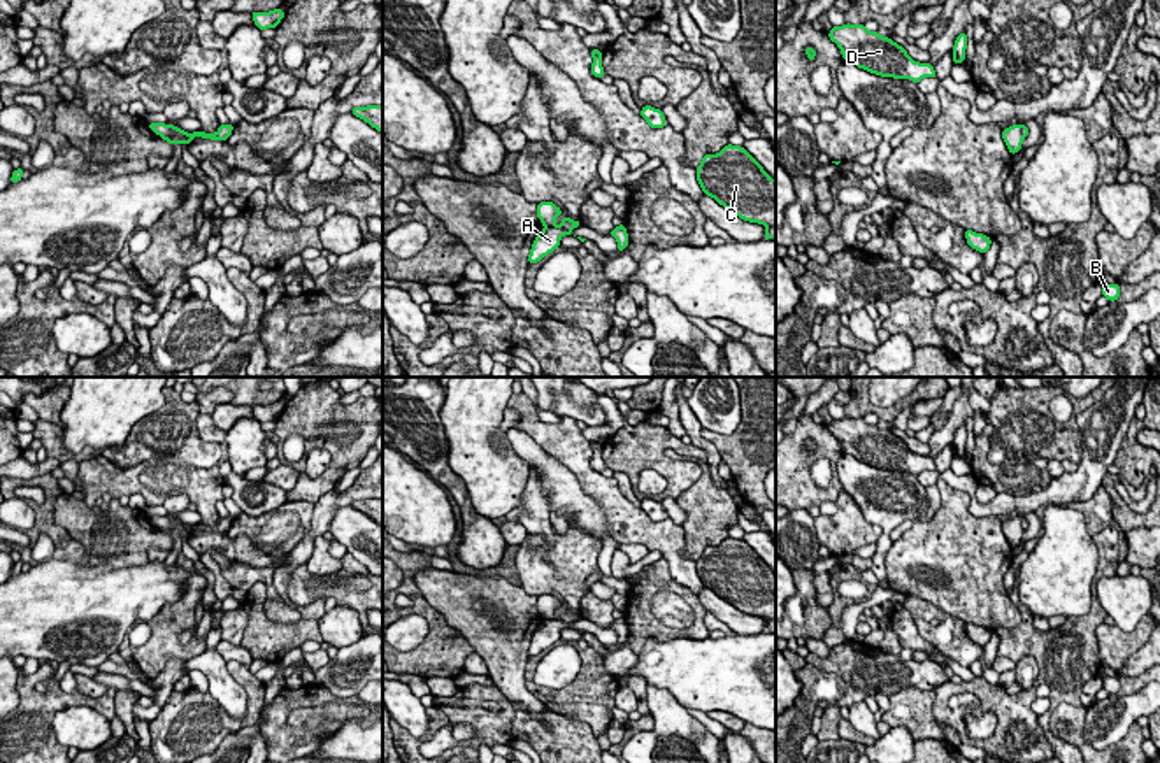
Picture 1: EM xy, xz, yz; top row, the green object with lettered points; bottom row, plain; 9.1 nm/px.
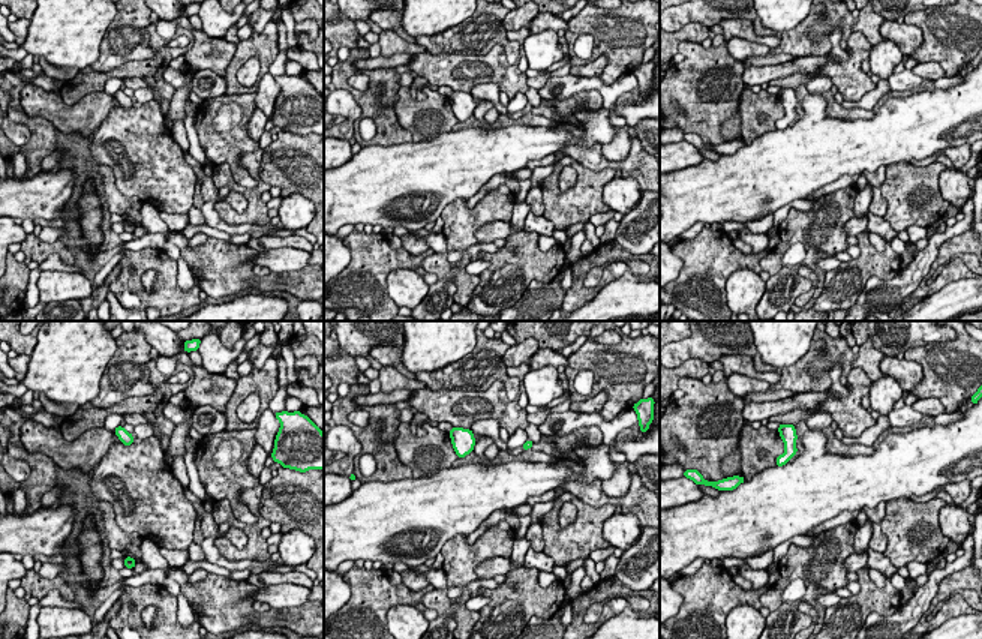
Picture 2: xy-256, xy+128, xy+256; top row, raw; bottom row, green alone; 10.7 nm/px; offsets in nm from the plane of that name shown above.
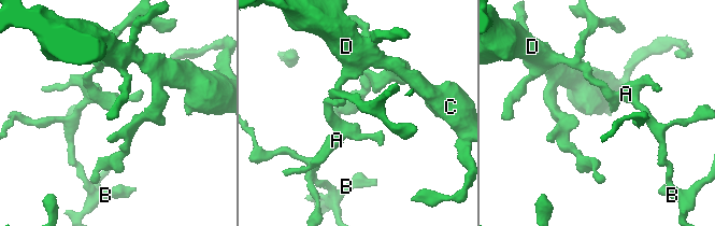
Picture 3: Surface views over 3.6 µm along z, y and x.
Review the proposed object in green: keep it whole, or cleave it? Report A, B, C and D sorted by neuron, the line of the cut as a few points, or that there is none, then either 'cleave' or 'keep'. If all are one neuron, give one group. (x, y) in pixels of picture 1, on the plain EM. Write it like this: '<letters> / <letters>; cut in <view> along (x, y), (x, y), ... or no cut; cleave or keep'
A B / C D; cut in xy along (185, 525), (162, 530); cleave

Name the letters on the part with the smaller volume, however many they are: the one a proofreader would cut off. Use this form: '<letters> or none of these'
A, B

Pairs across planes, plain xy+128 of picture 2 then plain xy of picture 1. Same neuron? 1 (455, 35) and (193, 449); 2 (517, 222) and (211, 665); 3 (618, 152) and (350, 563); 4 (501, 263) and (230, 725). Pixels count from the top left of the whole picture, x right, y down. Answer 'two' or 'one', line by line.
1: one
2: one
3: two
4: one

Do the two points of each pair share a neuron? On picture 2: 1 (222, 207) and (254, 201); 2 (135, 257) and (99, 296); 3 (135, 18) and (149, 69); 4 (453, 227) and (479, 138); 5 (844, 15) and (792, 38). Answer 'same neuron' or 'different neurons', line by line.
1: same neuron
2: different neurons
3: different neurons
4: different neurons
5: same neuron

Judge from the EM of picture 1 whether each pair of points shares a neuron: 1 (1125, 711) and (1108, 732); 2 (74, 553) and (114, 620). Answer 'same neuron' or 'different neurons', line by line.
1: same neuron
2: different neurons

